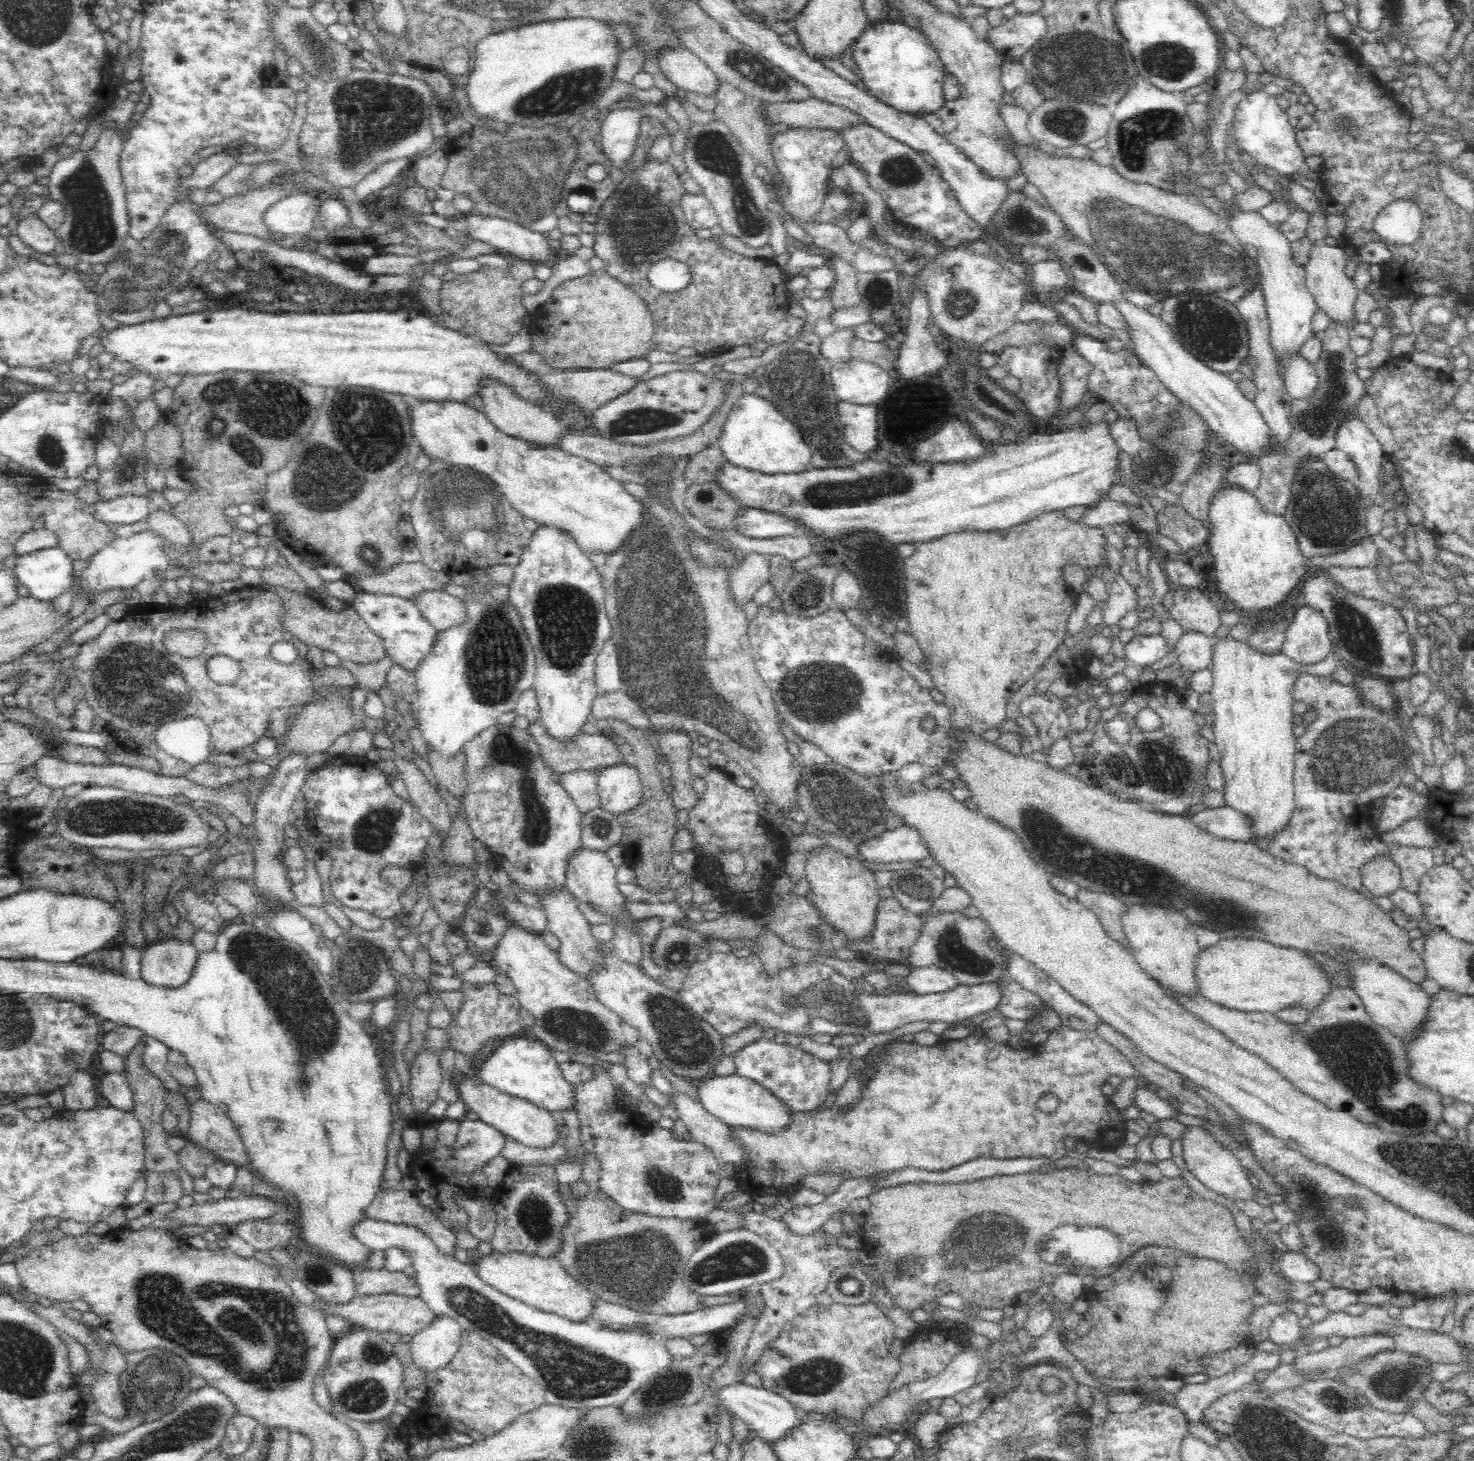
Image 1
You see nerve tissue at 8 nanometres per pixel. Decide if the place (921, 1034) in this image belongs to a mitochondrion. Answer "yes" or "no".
no

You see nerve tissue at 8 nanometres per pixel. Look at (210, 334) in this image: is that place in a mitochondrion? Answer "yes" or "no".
no

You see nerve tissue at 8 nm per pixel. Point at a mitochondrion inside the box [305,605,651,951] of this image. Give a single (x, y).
(506, 747)

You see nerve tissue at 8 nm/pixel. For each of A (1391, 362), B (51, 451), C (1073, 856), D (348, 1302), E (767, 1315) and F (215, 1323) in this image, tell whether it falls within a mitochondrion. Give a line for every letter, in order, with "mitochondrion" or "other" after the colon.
A: other
B: mitochondrion
C: mitochondrion
D: other
E: other
F: mitochondrion

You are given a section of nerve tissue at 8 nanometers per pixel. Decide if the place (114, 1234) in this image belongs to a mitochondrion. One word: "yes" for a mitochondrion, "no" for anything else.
no

